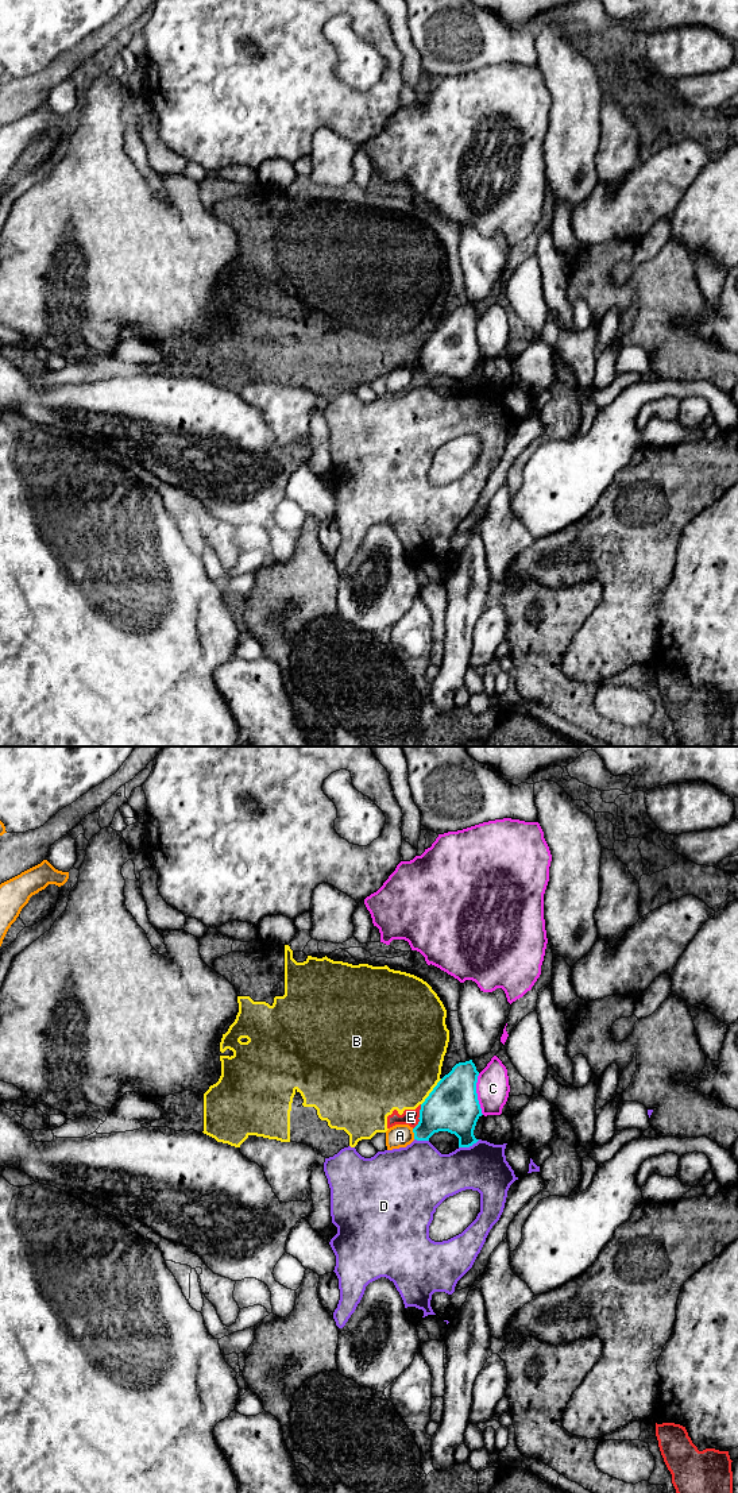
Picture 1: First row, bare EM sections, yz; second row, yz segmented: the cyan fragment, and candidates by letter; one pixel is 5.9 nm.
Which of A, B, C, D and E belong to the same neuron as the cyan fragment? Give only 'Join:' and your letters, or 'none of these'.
Join: none of these

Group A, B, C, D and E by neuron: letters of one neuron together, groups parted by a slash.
A / B E / C / D

